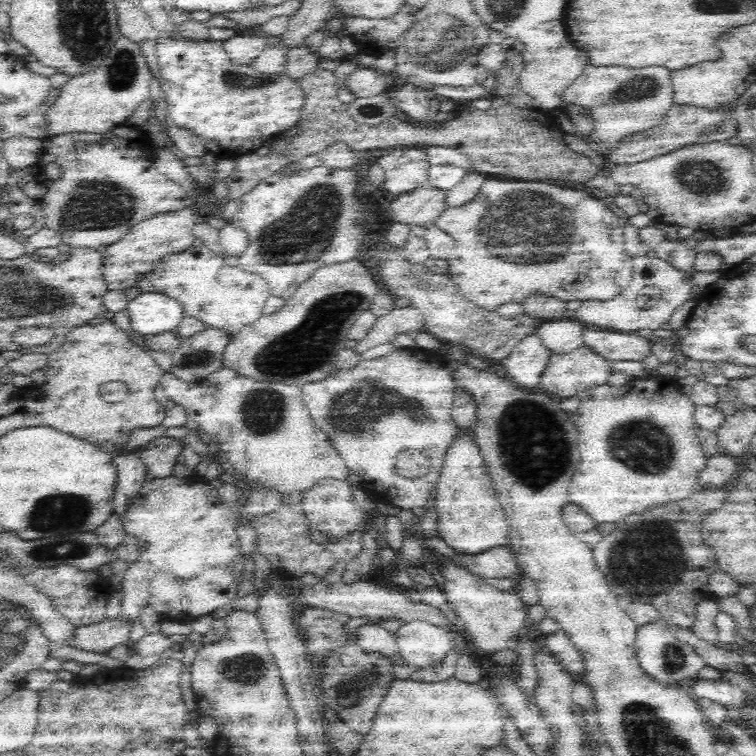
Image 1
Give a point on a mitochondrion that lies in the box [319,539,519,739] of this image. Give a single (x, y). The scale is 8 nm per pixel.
(349, 691)

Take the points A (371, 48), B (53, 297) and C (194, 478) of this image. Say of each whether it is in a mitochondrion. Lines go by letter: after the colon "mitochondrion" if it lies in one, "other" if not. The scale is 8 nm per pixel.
A: other
B: mitochondrion
C: other

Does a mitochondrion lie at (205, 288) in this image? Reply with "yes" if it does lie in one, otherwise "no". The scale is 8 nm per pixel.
no

